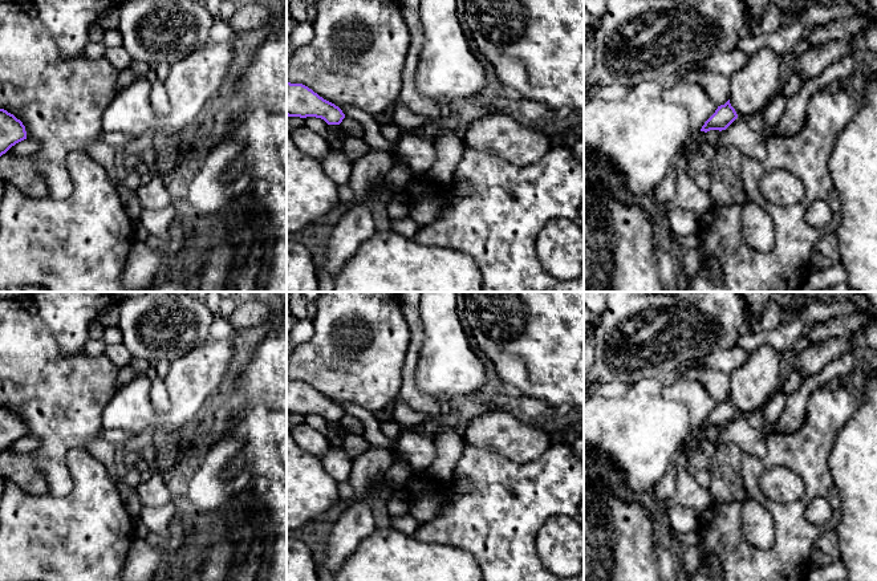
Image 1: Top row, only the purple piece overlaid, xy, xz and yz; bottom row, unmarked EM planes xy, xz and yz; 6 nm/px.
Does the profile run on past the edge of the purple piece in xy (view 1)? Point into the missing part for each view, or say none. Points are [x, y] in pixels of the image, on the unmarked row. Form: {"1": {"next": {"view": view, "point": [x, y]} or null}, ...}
{"1": {"next": null}}

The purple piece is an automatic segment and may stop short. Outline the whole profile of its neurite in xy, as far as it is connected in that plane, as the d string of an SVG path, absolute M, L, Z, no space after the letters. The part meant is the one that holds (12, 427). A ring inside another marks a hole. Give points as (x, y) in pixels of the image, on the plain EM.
M0 406L0 454L24 436L27 436L27 428L23 419L7 407Z

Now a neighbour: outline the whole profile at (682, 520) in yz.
M671 505L667 508L667 517L671 528L677 533L685 535L698 528L699 512L693 508Z

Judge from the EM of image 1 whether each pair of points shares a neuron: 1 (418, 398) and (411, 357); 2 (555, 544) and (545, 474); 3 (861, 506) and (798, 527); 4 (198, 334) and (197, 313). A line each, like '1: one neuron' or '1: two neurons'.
1: one neuron
2: two neurons
3: two neurons
4: one neuron

